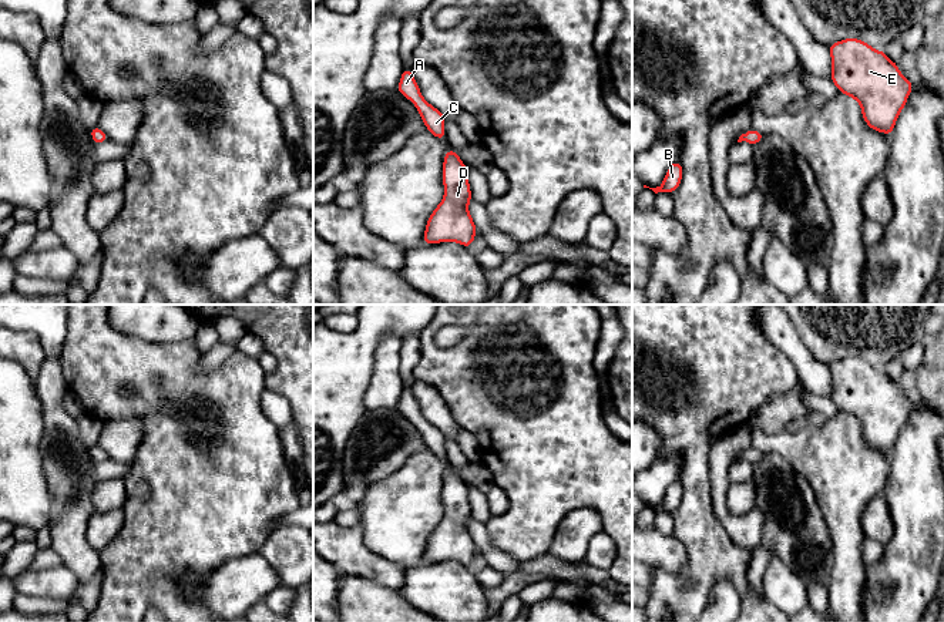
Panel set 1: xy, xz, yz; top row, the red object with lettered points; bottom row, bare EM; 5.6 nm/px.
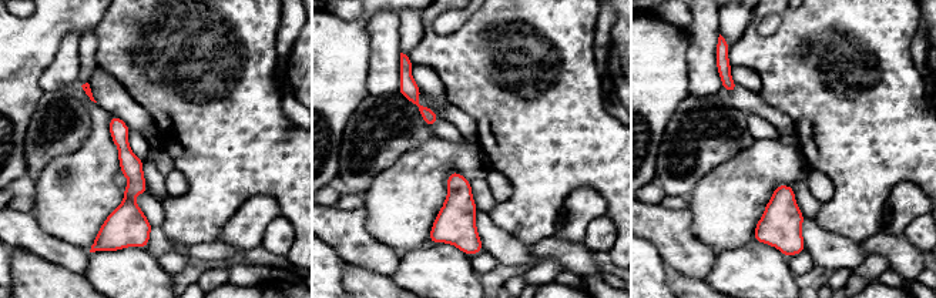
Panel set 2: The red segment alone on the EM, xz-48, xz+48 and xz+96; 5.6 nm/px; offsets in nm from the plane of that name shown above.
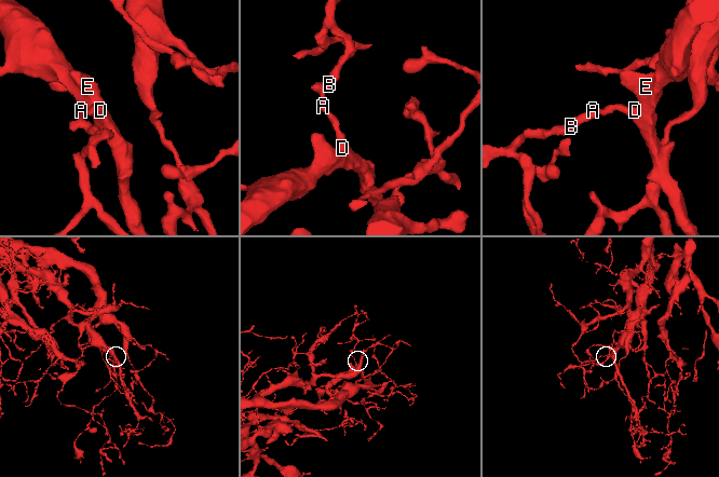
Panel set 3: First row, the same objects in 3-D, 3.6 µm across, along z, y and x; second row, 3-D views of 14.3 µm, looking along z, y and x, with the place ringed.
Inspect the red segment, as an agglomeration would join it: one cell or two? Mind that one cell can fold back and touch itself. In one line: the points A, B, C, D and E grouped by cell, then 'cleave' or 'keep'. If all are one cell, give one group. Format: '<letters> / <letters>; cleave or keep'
A B C D E; keep

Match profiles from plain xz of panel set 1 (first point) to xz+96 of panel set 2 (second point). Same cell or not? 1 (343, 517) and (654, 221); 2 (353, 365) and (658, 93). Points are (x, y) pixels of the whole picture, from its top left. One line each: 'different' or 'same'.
1: different
2: same

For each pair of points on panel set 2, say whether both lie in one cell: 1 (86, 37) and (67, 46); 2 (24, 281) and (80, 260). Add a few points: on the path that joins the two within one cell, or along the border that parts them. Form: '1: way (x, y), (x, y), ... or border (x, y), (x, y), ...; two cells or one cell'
1: border (80, 34), (79, 74); two cells
2: border (30, 254), (83, 275); two cells

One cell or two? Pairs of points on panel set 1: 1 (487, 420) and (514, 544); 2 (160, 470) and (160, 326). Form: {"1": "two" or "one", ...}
{"1": "one", "2": "two"}

